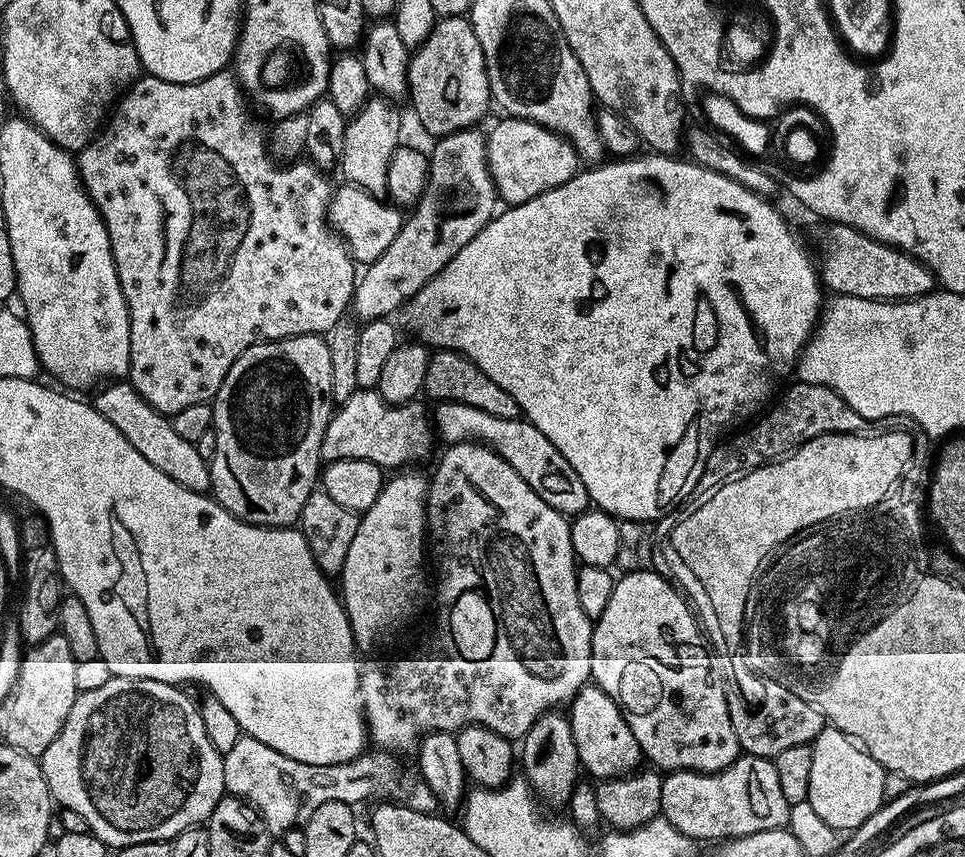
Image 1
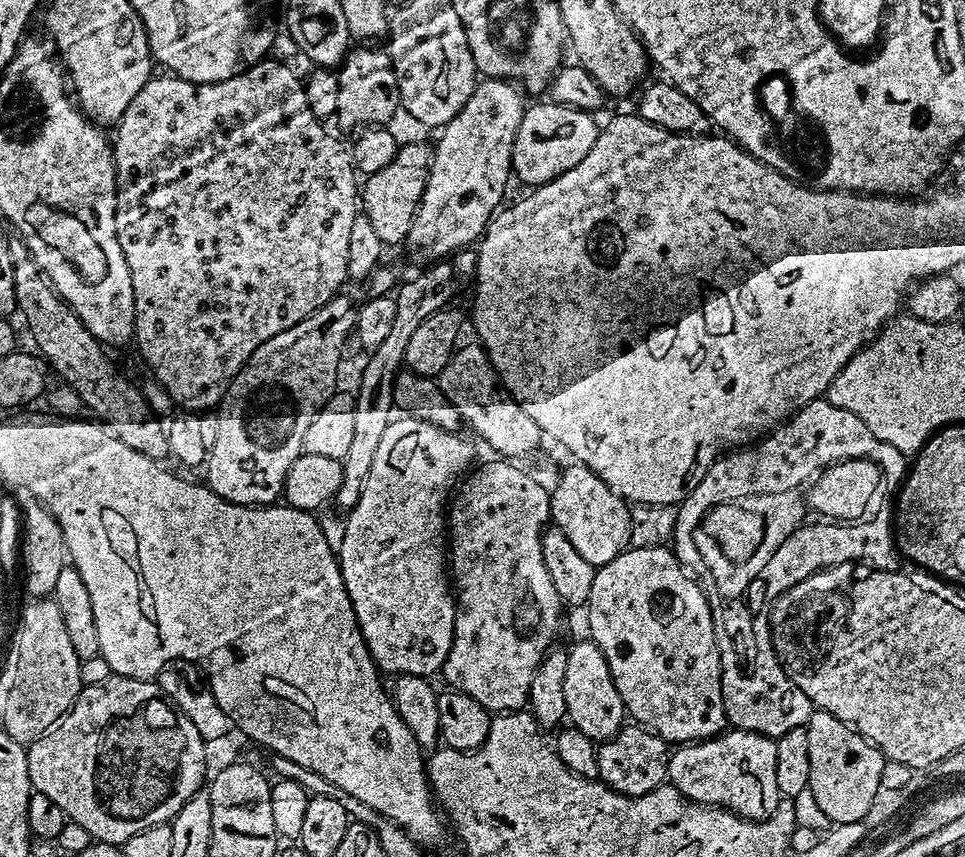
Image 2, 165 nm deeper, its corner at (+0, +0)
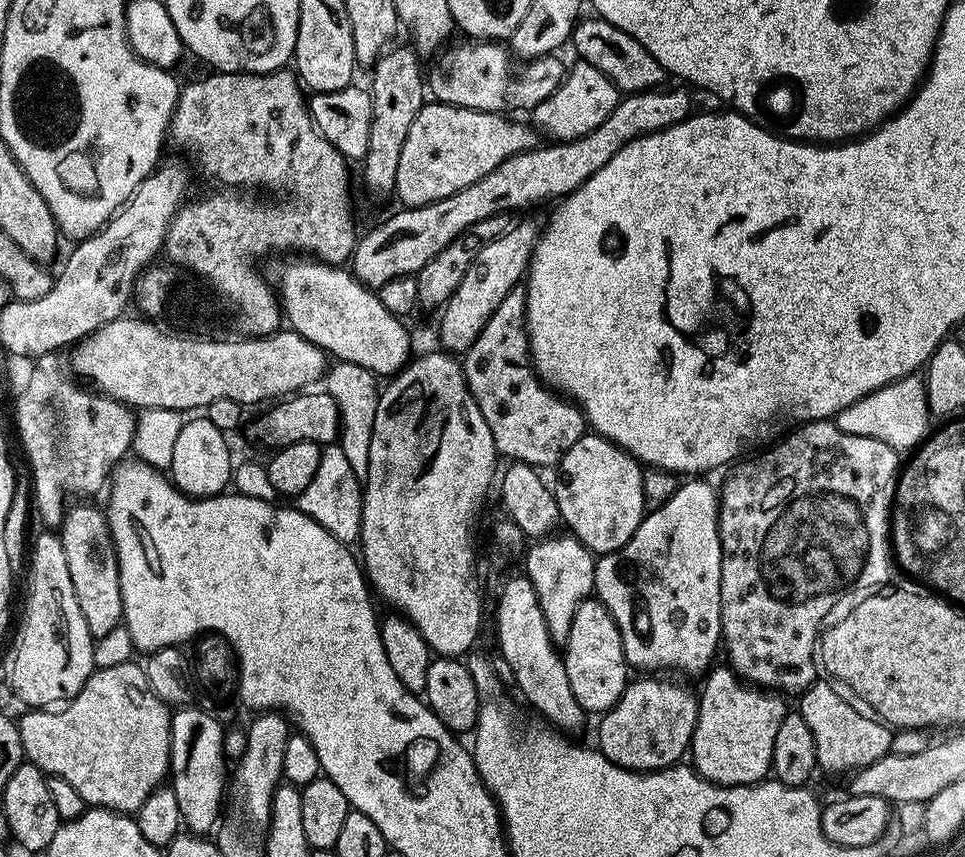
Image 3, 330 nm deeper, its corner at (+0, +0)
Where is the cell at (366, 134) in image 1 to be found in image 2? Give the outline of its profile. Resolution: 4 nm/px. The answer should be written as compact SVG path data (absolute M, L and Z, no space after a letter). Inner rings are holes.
M356 46L344 57L344 63L338 69L338 106L334 117L335 123L340 123L340 128L348 132L351 128L364 130L369 126L391 125L392 115L400 108L400 91L398 78L392 69L392 59L387 51L380 46Z

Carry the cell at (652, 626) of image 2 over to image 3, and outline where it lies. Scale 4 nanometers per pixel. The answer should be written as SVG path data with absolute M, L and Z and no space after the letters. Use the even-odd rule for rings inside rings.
M685 479L670 502L645 515L624 548L603 553L596 562L595 599L610 610L618 626L624 659L644 674L685 672L699 677L713 667L716 647L719 649L722 644L720 583L724 551L720 545L720 497L717 489L704 480L707 479Z

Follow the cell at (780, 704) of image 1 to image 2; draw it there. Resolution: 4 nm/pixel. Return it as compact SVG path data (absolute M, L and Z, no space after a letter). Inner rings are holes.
M821 398L810 402L805 408L801 408L795 416L781 424L779 428L769 432L759 442L751 446L741 447L739 450L729 451L727 454L717 458L710 466L706 478L702 478L702 482L698 482L698 486L694 486L688 497L681 500L678 505L674 540L675 543L678 542L680 544L688 544L693 540L696 543L696 552L701 556L701 566L708 568L705 570L704 576L712 583L713 593L711 592L710 596L712 618L716 622L719 635L721 637L728 636L728 648L726 644L726 711L731 727L742 732L757 732L763 736L779 738L787 734L790 730L805 727L814 711L813 700L795 685L788 673L784 671L784 667L780 665L780 659L776 656L776 651L772 645L770 597L787 591L798 581L804 581L805 578L812 576L818 571L827 569L833 562L837 565L844 566L847 565L847 560L860 560L867 552L876 561L877 565L875 567L877 569L892 570L897 567L896 560L892 557L892 548L894 552L894 536L888 533L890 512L887 508L891 494L893 497L893 494L897 491L897 488L906 476L906 464L904 468L904 460L906 460L905 453L899 452L894 446L890 446L888 443L883 443L877 439L873 431L866 426L866 422L862 422L853 412L837 412L838 409L828 403L827 399ZM838 522L844 524L857 522L856 532L836 532L835 524ZM814 526L825 526L824 534L821 535L818 532L800 532L804 528L812 528Z

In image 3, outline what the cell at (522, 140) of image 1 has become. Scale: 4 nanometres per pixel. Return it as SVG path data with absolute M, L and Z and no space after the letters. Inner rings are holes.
M576 62L576 65L567 69L563 82L542 102L538 107L531 109L530 120L541 133L544 132L556 142L565 140L577 140L582 134L590 134L618 106L622 99L622 93L616 89L614 82L602 74L602 70L594 70L594 66L583 62ZM544 131L544 132L543 132Z

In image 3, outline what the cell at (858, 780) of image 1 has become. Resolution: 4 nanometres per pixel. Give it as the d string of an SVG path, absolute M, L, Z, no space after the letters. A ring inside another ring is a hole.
M831 683L828 684L811 684L799 697L799 714L806 718L810 734L814 734L817 765L823 771L825 768L828 772L851 774L856 769L865 768L870 762L888 755L894 735L893 729L871 715L863 716L850 701L843 700L831 688Z

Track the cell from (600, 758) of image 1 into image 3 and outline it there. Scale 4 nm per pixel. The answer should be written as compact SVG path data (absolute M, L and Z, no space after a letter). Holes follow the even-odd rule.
M589 598L578 606L574 626L570 626L570 638L562 646L562 655L566 674L570 677L570 690L574 690L574 698L578 698L585 713L609 712L624 693L624 687L630 683L630 665L624 659L618 626L603 602Z

